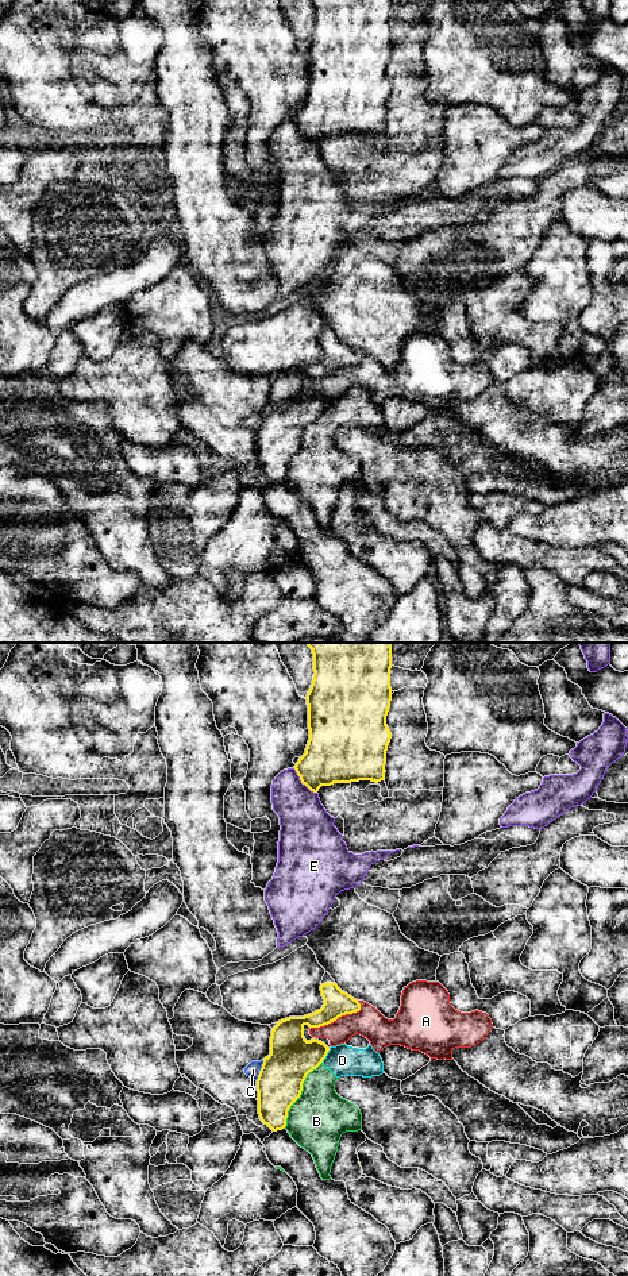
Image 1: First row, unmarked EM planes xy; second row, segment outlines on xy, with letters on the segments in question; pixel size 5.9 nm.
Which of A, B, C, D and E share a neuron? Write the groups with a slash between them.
A C / B D / E

